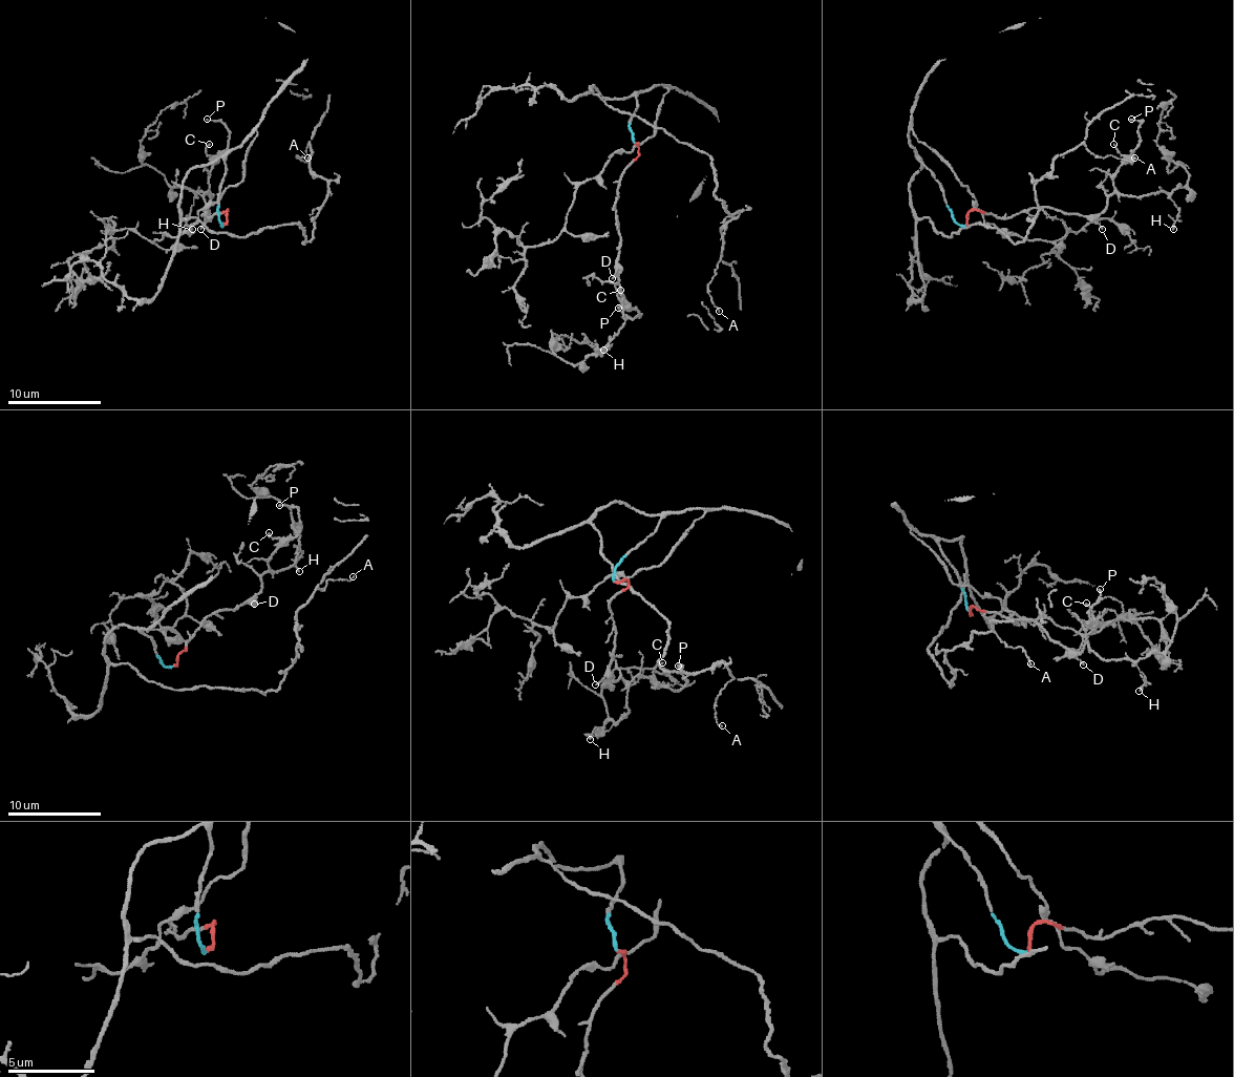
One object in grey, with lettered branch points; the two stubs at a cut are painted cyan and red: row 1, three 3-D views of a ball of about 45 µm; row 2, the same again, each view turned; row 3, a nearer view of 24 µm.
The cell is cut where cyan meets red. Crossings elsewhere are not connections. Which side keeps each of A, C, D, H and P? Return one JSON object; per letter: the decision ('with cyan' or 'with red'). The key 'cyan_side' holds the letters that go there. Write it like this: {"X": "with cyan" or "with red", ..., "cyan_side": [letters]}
{"A": "with cyan", "C": "with red", "D": "with red", "H": "with red", "P": "with red", "cyan_side": ["A"]}

